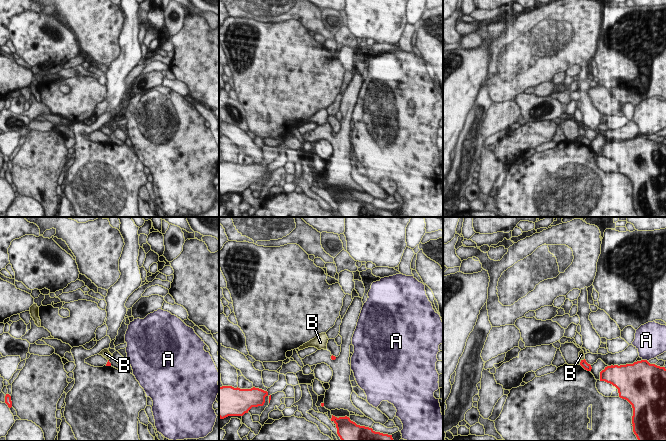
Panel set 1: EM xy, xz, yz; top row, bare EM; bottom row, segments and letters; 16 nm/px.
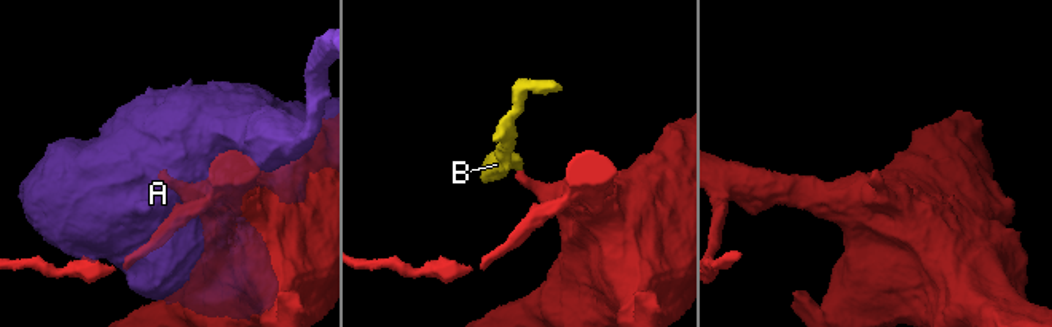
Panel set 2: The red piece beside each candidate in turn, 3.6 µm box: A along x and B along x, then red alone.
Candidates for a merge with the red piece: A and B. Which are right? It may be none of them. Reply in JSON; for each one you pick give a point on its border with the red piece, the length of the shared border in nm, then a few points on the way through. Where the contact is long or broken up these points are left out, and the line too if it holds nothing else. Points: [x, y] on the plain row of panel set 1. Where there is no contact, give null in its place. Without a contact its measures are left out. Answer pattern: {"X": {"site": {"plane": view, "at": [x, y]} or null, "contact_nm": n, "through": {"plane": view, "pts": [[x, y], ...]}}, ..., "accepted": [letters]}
{"B": {"site": {"plane": "yz", "at": [582, 136]}, "contact_nm": 70, "through": {"plane": "yz", "pts": [[583, 139], [582, 136], [581, 130]]}}, "accepted": ["B"]}

